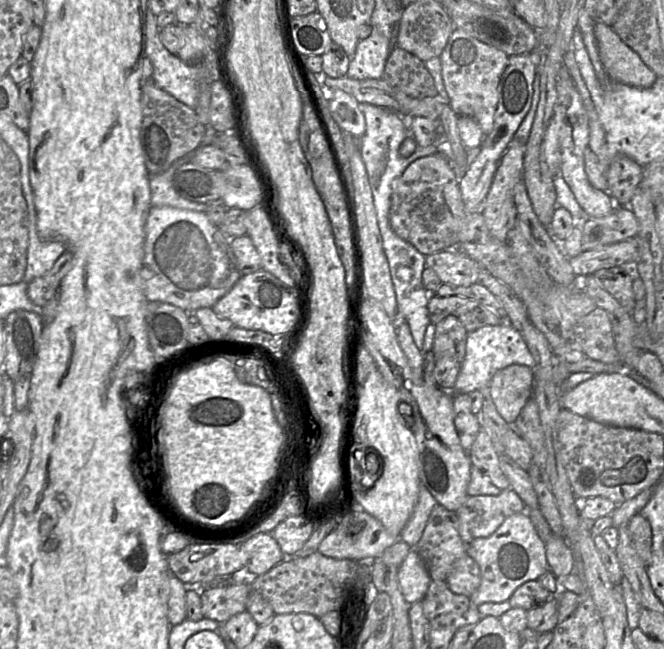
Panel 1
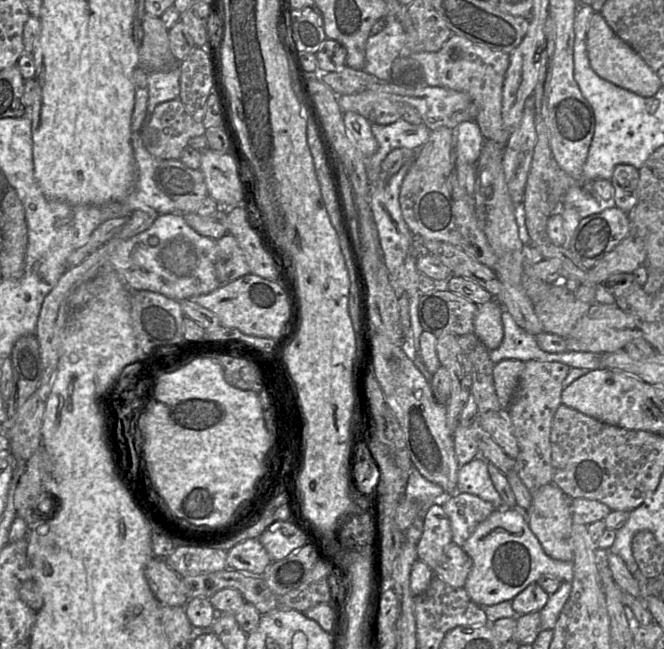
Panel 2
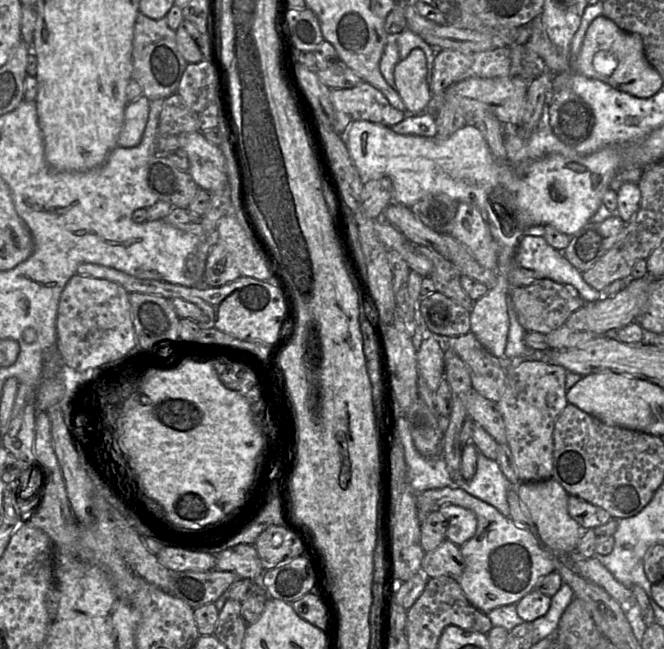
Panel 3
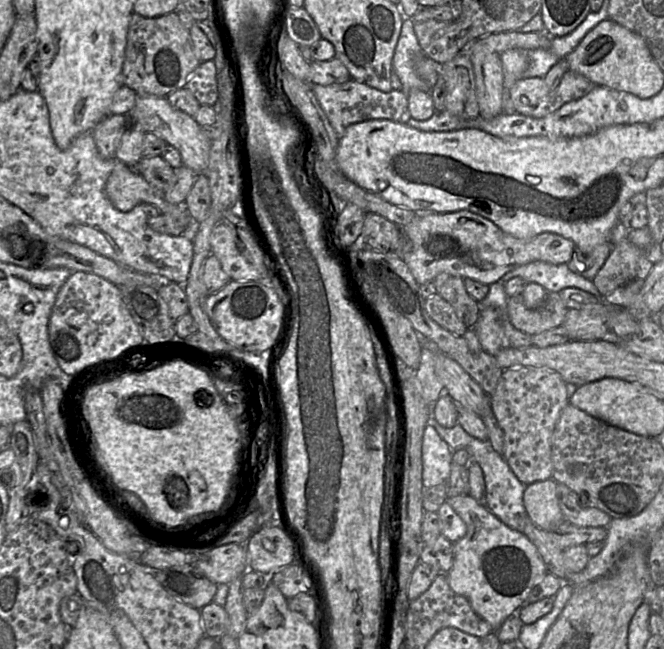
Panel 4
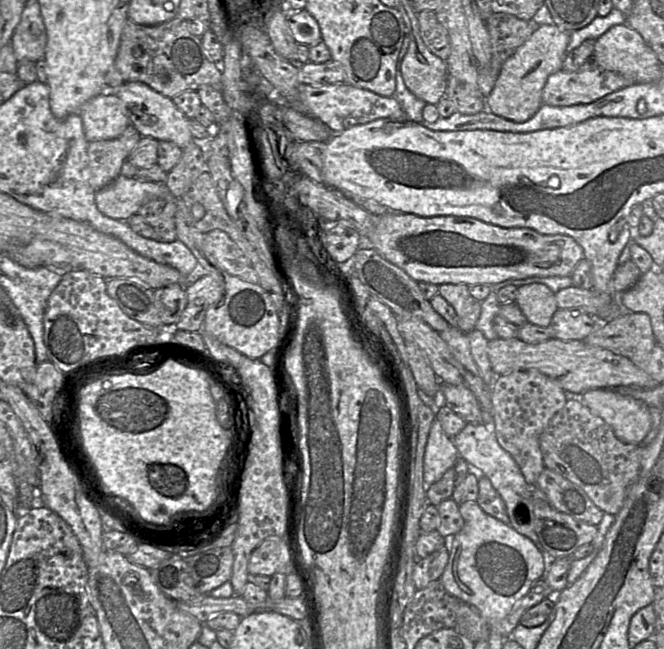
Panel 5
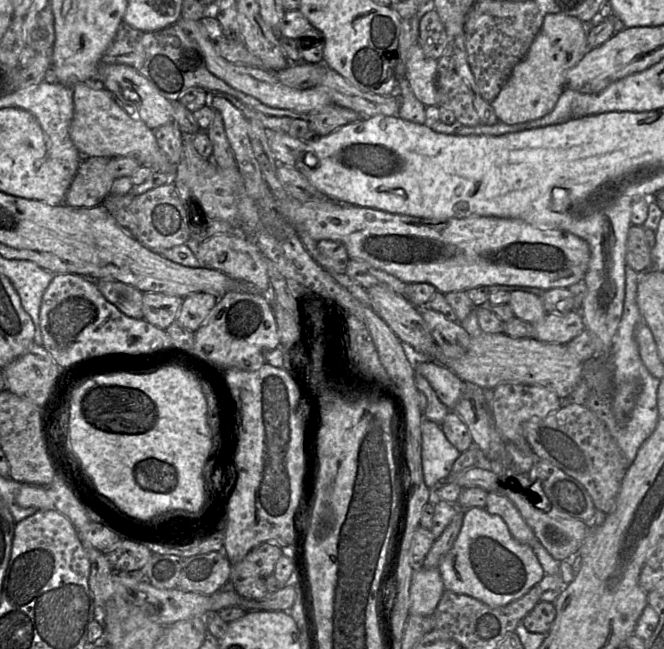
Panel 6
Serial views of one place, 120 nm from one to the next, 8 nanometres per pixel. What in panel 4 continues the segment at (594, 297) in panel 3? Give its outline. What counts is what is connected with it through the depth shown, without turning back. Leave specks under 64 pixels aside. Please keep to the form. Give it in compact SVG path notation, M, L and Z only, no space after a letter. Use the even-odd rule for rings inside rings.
M533 261L507 272L497 282L506 284L514 277L521 277L528 283L538 283L548 292L559 292L567 287L575 287L594 296L605 298L592 280L574 273L566 263L551 264L543 261Z

